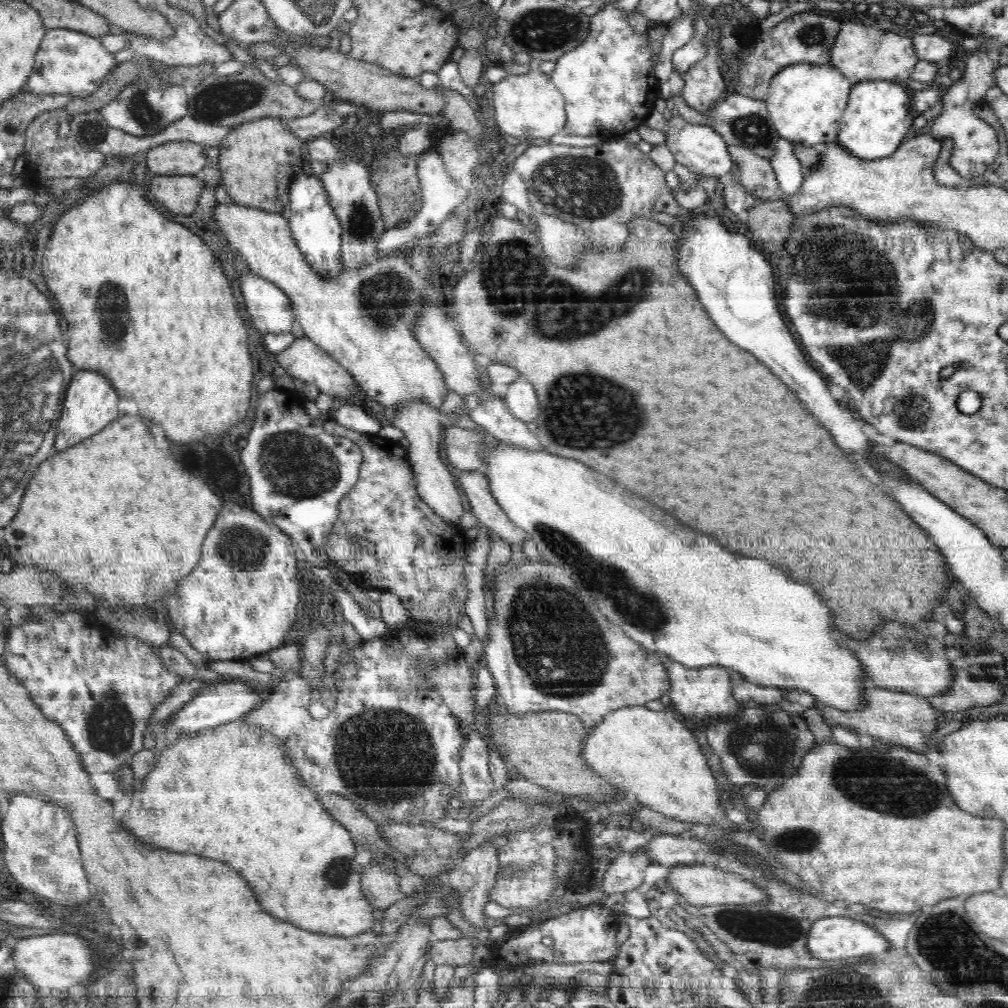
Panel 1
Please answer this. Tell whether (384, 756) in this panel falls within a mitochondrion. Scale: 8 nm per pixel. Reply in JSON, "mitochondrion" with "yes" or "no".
{"mitochondrion":"yes"}

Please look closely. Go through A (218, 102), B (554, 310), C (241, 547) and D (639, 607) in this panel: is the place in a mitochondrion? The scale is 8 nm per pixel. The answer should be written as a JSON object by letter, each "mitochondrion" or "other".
{"A":"mitochondrion","B":"mitochondrion","C":"mitochondrion","D":"mitochondrion"}

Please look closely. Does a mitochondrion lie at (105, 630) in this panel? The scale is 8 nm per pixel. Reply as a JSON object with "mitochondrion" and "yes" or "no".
{"mitochondrion":"no"}

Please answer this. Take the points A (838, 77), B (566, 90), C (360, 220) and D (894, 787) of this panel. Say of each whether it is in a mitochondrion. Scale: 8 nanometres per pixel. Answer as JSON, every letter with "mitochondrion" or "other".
{"A":"other","B":"other","C":"mitochondrion","D":"mitochondrion"}

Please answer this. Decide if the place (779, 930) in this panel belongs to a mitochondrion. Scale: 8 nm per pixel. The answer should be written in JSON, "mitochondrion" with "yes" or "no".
{"mitochondrion":"yes"}

